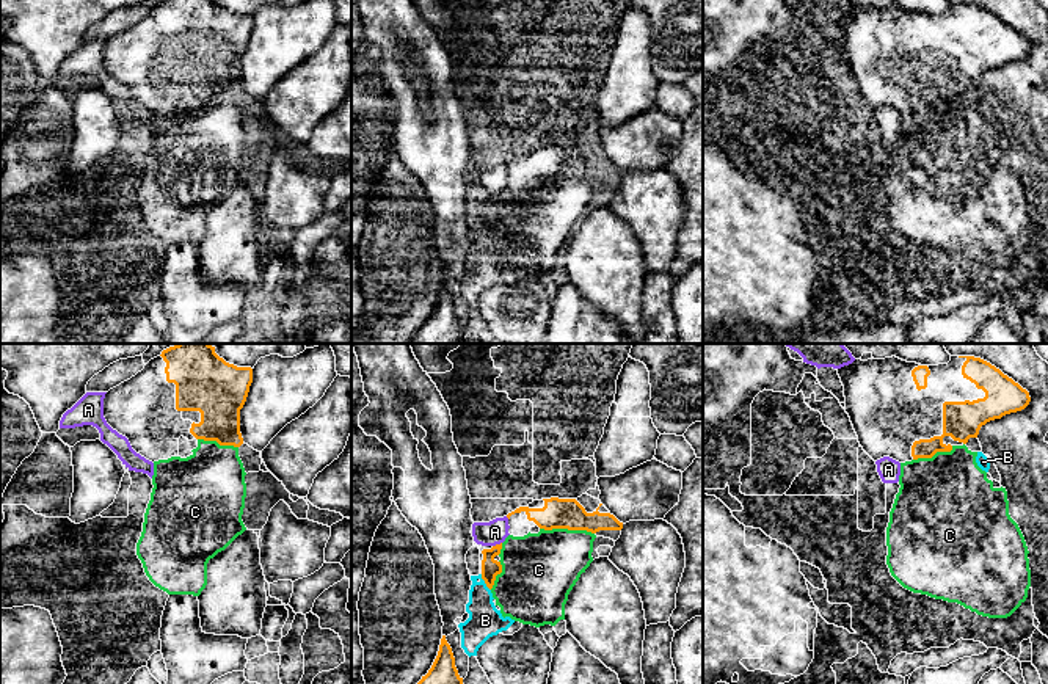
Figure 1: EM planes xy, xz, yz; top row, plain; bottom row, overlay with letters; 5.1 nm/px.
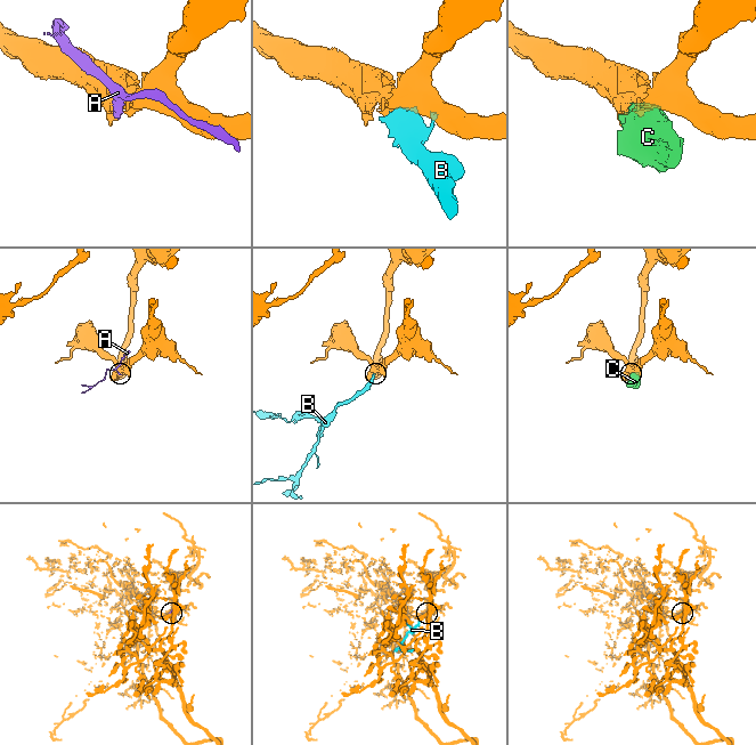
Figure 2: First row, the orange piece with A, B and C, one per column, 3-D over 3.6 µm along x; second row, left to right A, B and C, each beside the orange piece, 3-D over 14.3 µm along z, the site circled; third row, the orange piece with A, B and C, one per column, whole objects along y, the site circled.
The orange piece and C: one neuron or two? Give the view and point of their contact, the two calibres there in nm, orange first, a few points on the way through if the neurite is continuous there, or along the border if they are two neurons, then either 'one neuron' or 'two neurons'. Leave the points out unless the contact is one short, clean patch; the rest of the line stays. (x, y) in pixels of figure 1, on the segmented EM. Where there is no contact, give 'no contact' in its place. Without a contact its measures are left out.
contact xz (567, 527); calibres 160 and 380 nm; two neurons

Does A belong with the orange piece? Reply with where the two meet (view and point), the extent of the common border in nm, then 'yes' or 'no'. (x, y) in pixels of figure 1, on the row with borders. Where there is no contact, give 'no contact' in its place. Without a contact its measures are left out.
xz (496, 545) | 50 nm | no

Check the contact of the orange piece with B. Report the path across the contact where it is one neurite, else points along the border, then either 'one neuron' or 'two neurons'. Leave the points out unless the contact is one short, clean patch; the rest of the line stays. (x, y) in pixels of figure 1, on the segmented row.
two neurons

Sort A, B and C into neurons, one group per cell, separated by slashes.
A / B C

